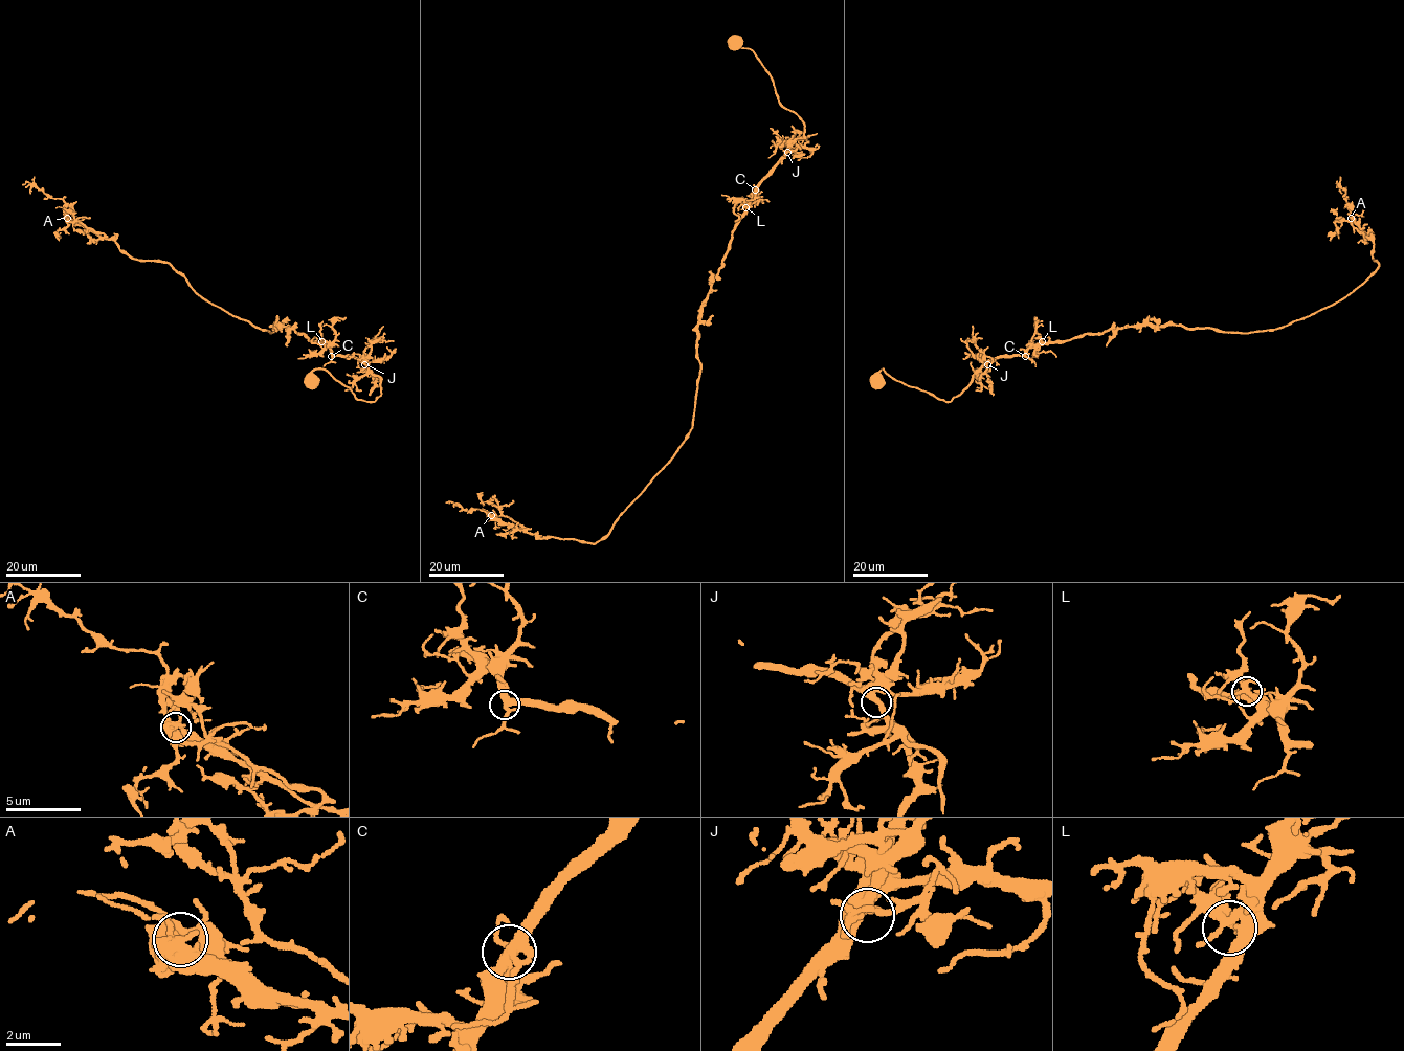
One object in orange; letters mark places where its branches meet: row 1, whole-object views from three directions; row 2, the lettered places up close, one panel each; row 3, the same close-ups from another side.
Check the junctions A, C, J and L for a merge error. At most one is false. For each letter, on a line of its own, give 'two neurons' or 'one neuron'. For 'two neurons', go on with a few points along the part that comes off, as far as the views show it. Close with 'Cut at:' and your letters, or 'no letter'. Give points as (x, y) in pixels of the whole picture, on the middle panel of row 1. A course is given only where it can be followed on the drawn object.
A: two neurons; foreign part runs (491, 515), (505, 523), (520, 527), (502, 513), (491, 499), (482, 500), (483, 495)
C: one neuron
J: one neuron
L: one neuron
Cut at: A

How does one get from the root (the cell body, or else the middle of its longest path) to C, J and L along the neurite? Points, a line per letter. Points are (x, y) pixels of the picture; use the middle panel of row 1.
C: (735, 41), (755, 53), (779, 103), (805, 125), (804, 136), (796, 140), (755, 189)
J: (735, 41), (755, 53), (779, 103), (805, 125), (804, 136), (787, 152)
L: (735, 41), (755, 53), (779, 103), (805, 125), (804, 136), (796, 140), (745, 207)

